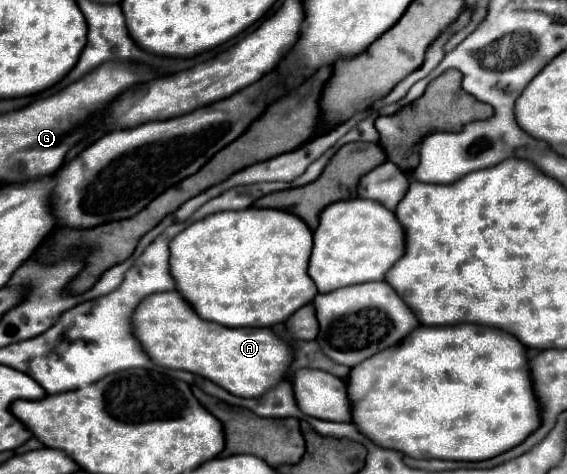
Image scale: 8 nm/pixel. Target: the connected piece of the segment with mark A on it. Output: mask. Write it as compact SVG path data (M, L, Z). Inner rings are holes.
M177 290L147 296L133 314L133 334L157 366L189 370L241 398L257 398L275 388L293 362L291 346L271 328L225 328L201 320Z

